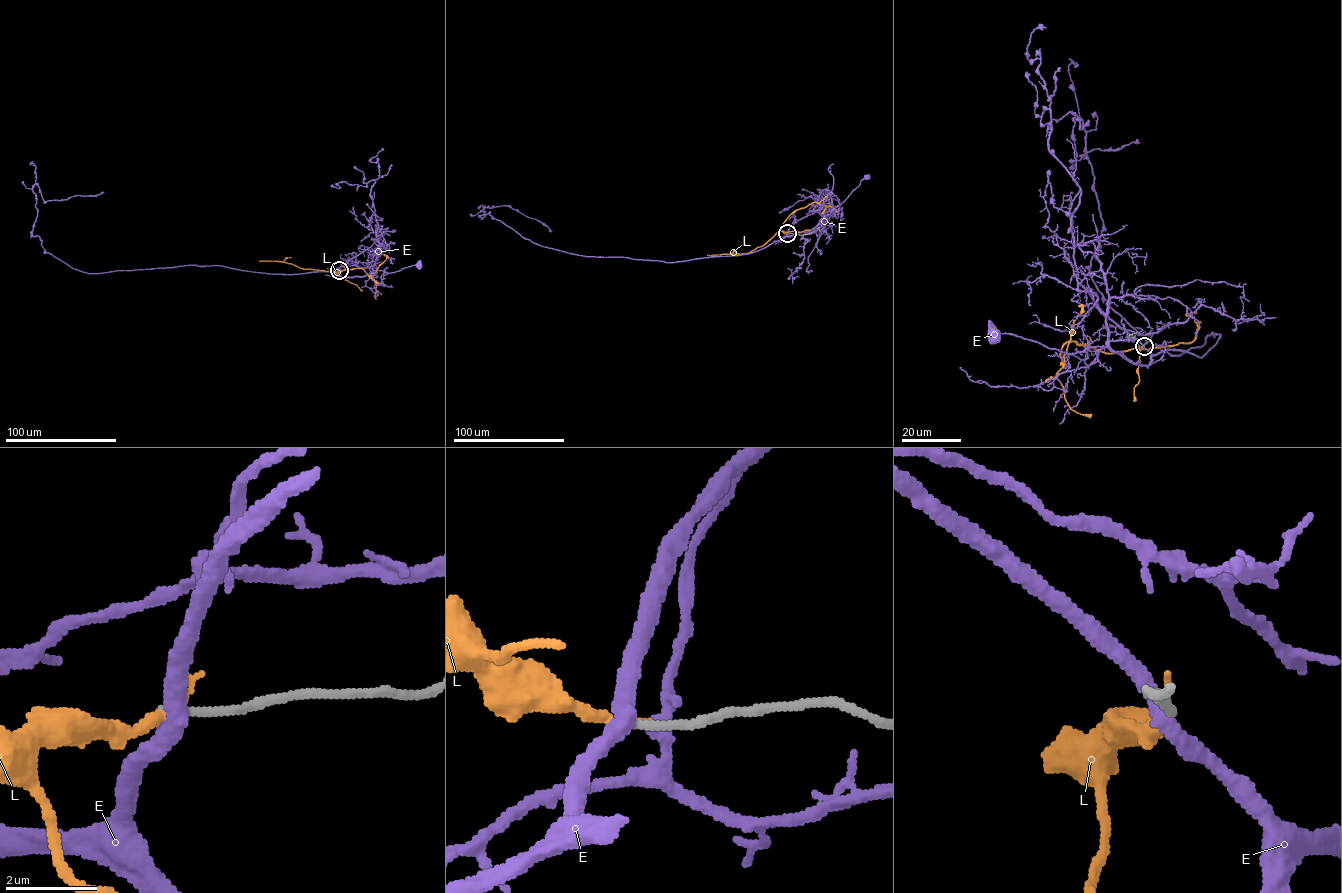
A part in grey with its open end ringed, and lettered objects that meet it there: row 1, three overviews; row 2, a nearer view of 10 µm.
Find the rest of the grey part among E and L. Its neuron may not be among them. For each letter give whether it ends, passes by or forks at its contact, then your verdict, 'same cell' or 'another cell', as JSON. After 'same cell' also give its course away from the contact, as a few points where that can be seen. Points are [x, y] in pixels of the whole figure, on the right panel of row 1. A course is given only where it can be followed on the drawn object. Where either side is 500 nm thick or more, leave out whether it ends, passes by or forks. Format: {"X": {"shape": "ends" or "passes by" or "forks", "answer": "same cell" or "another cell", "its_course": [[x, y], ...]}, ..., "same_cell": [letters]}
{"E": {"shape": "passes by", "answer": "another cell"}, "L": {"shape": "ends", "answer": "same cell", "its_course": [[1144, 346], [1105, 353], [1076, 341], [1066, 342], [1060, 352], [1064, 363], [1071, 325], [1081, 312], [1081, 304]]}, "same_cell": ["L"]}

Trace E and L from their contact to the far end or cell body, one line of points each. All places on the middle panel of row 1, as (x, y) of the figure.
E: (787, 234), (789, 236), (812, 229), (866, 176)
L: (787, 234), (780, 228), (796, 210), (813, 202), (831, 206), (835, 210), (832, 210)

